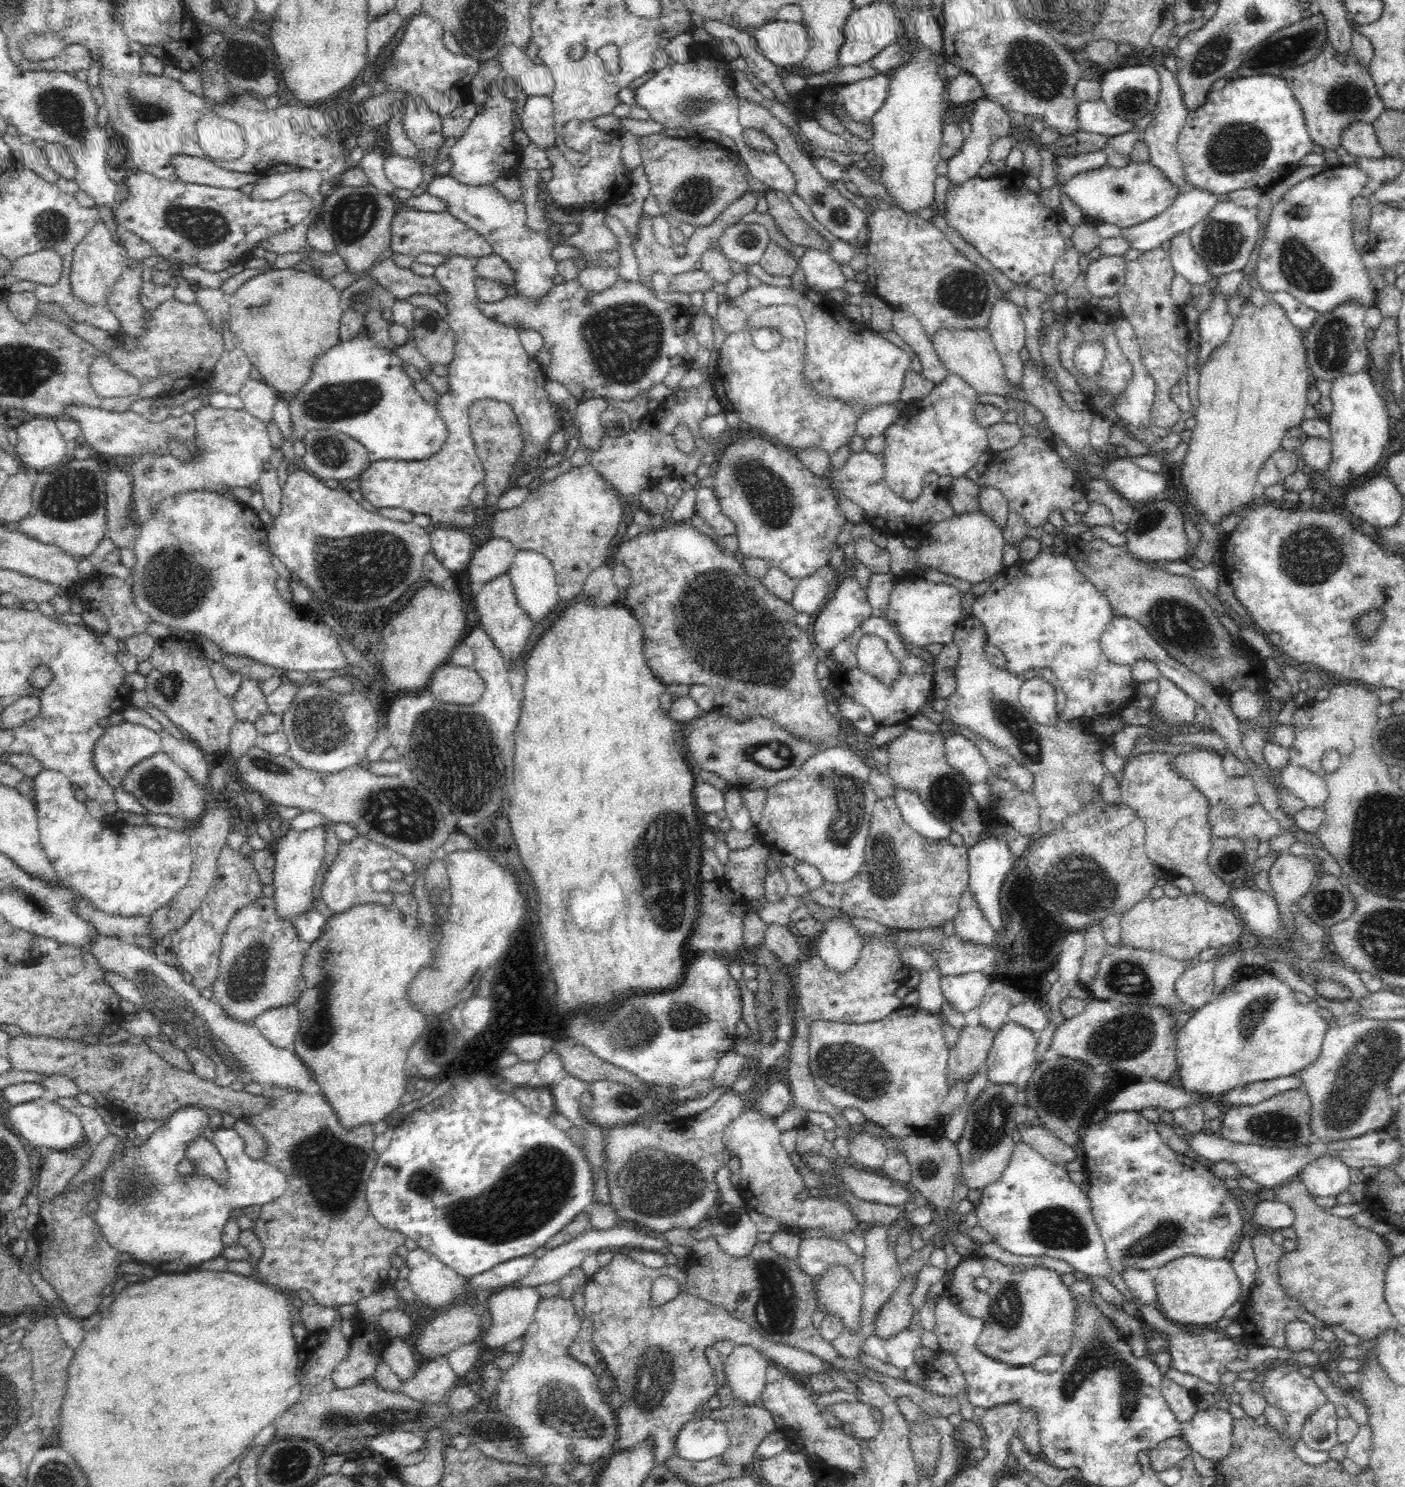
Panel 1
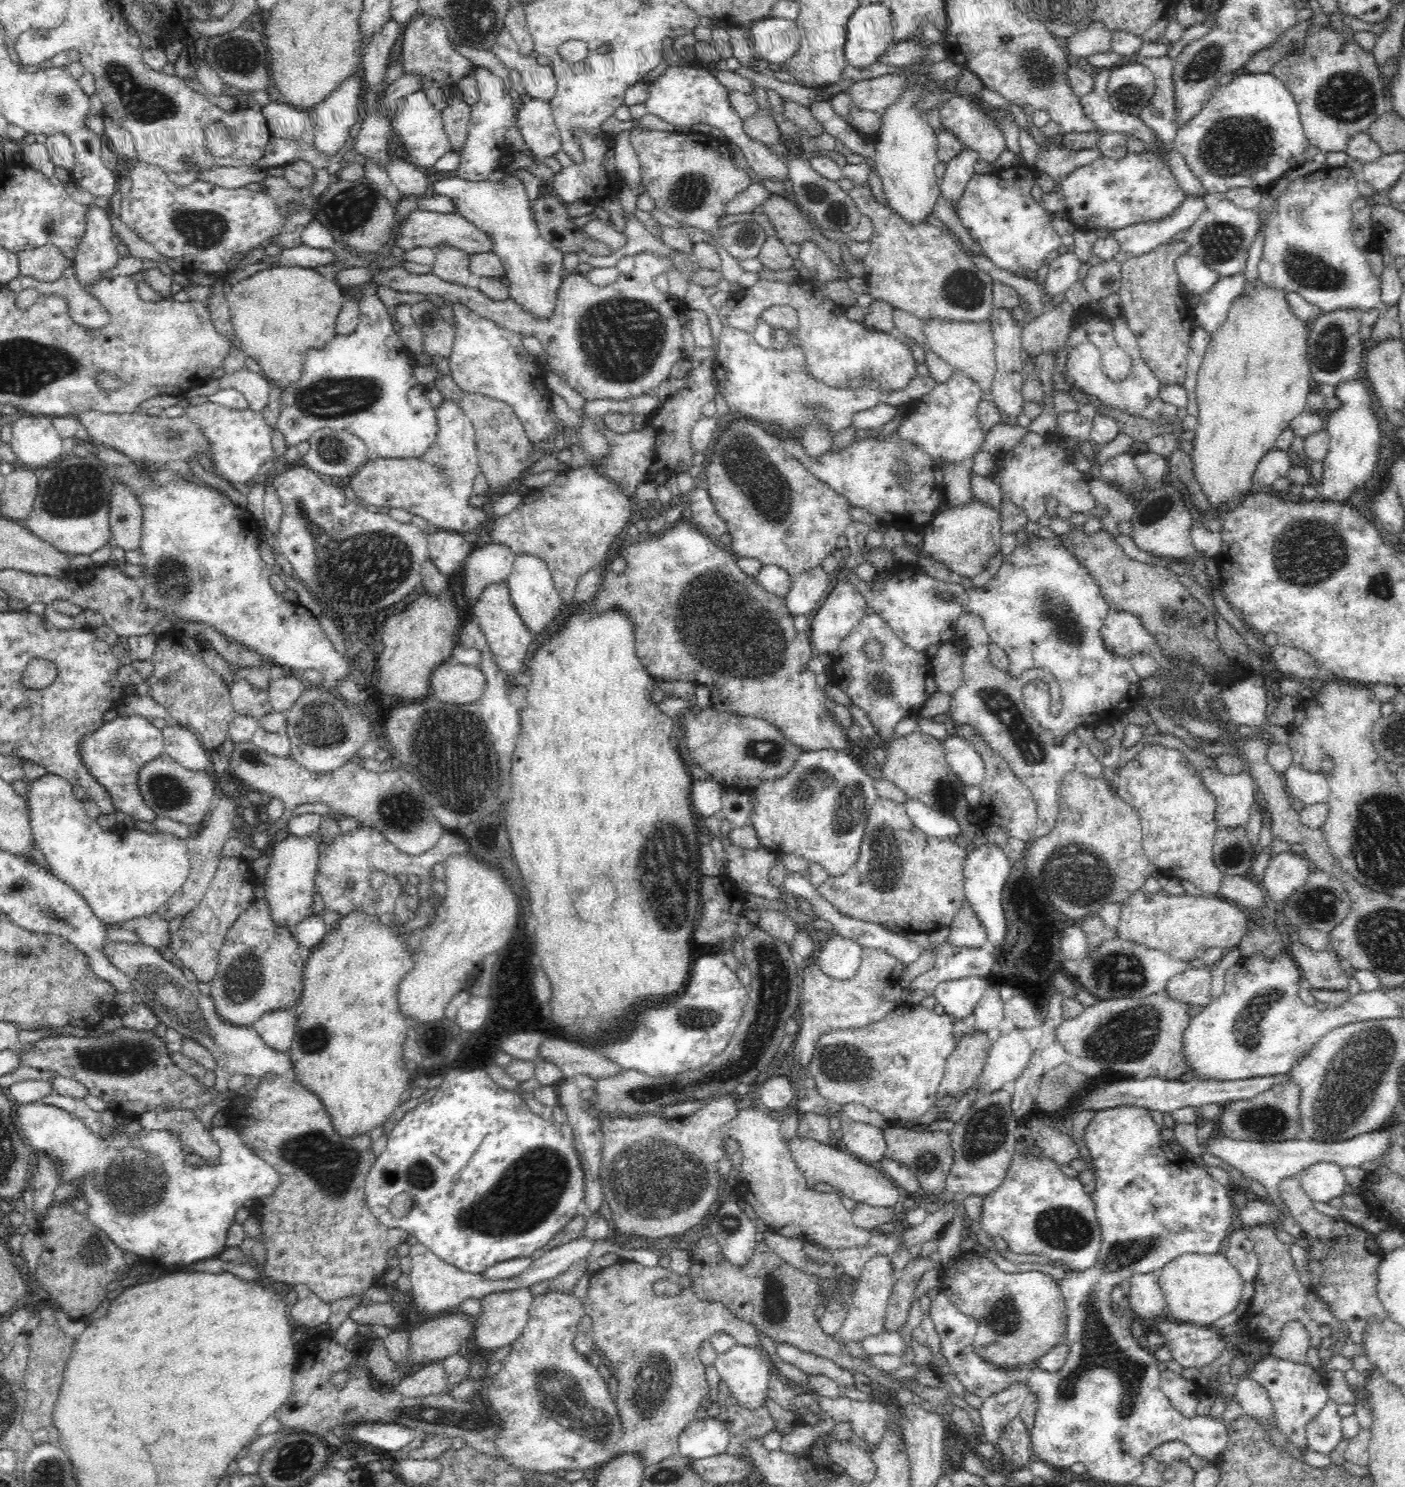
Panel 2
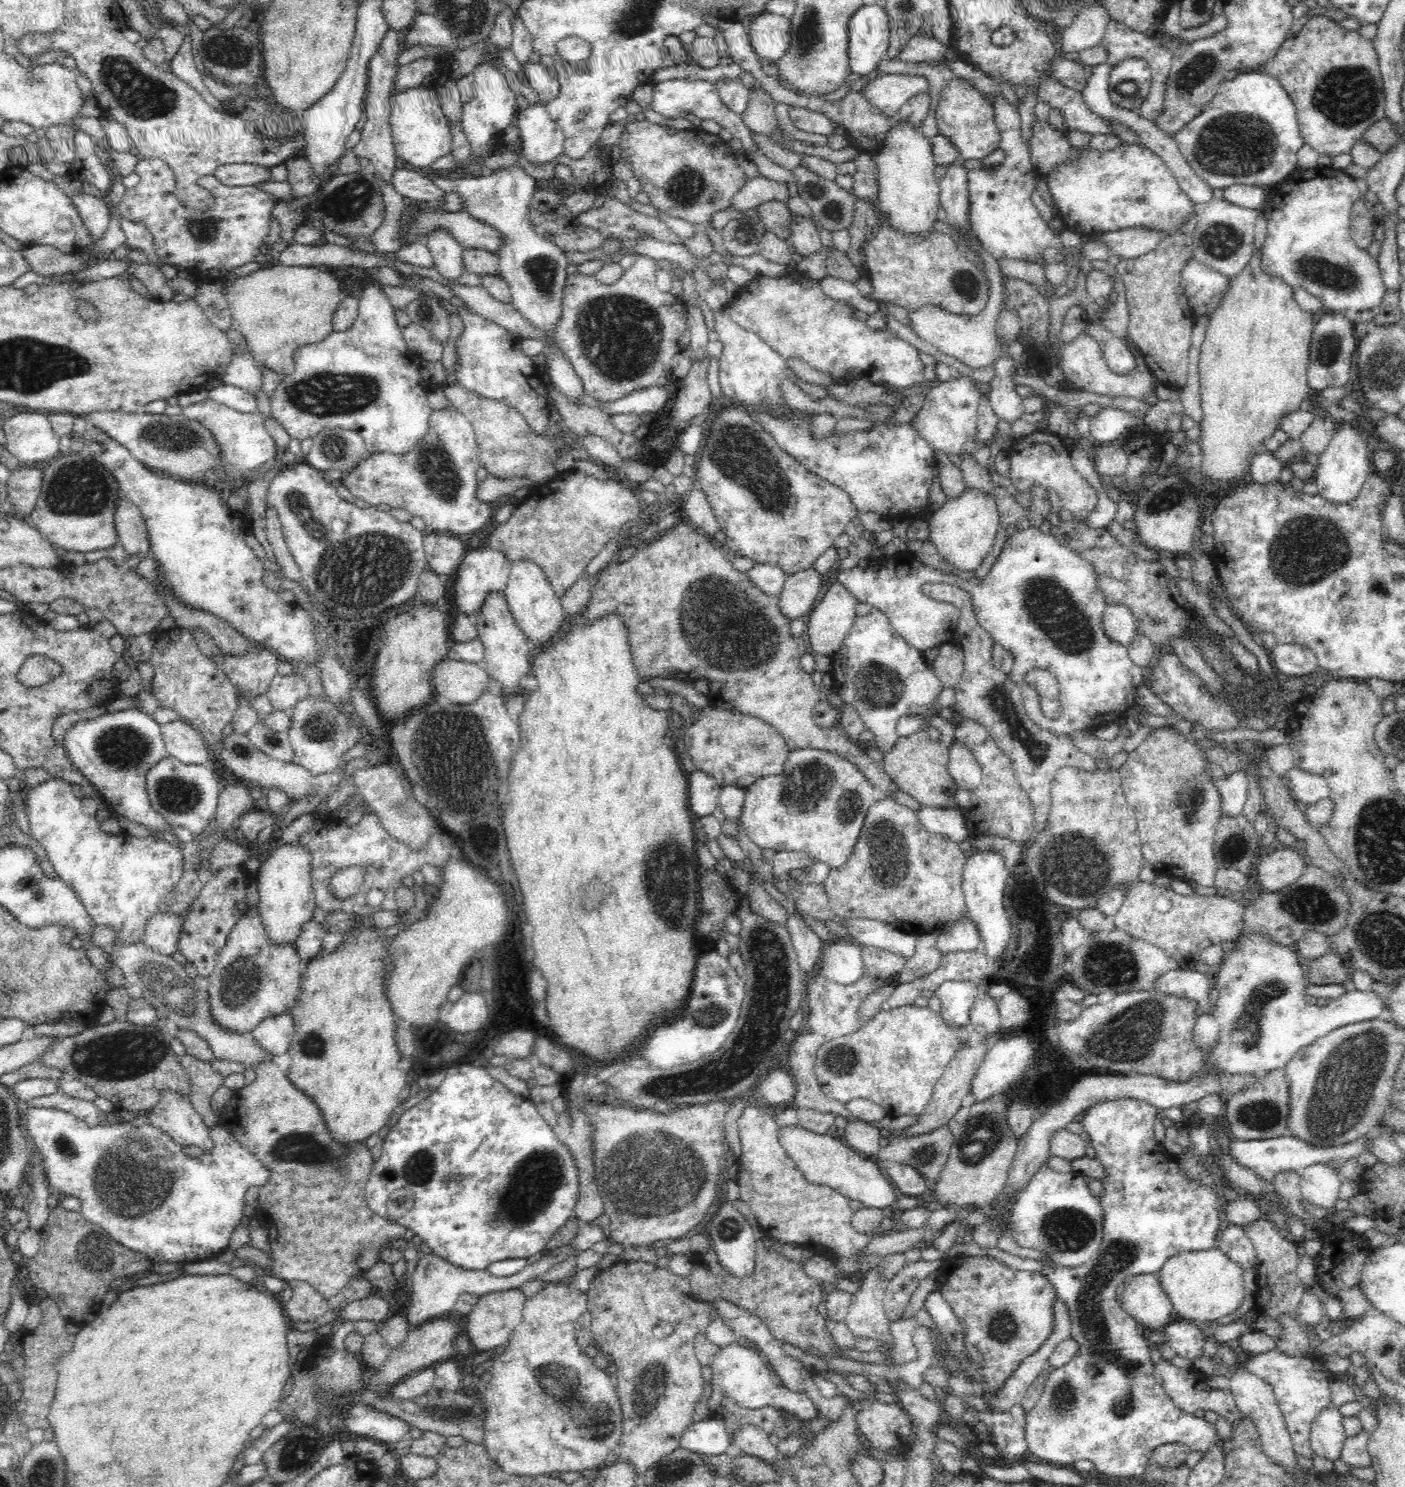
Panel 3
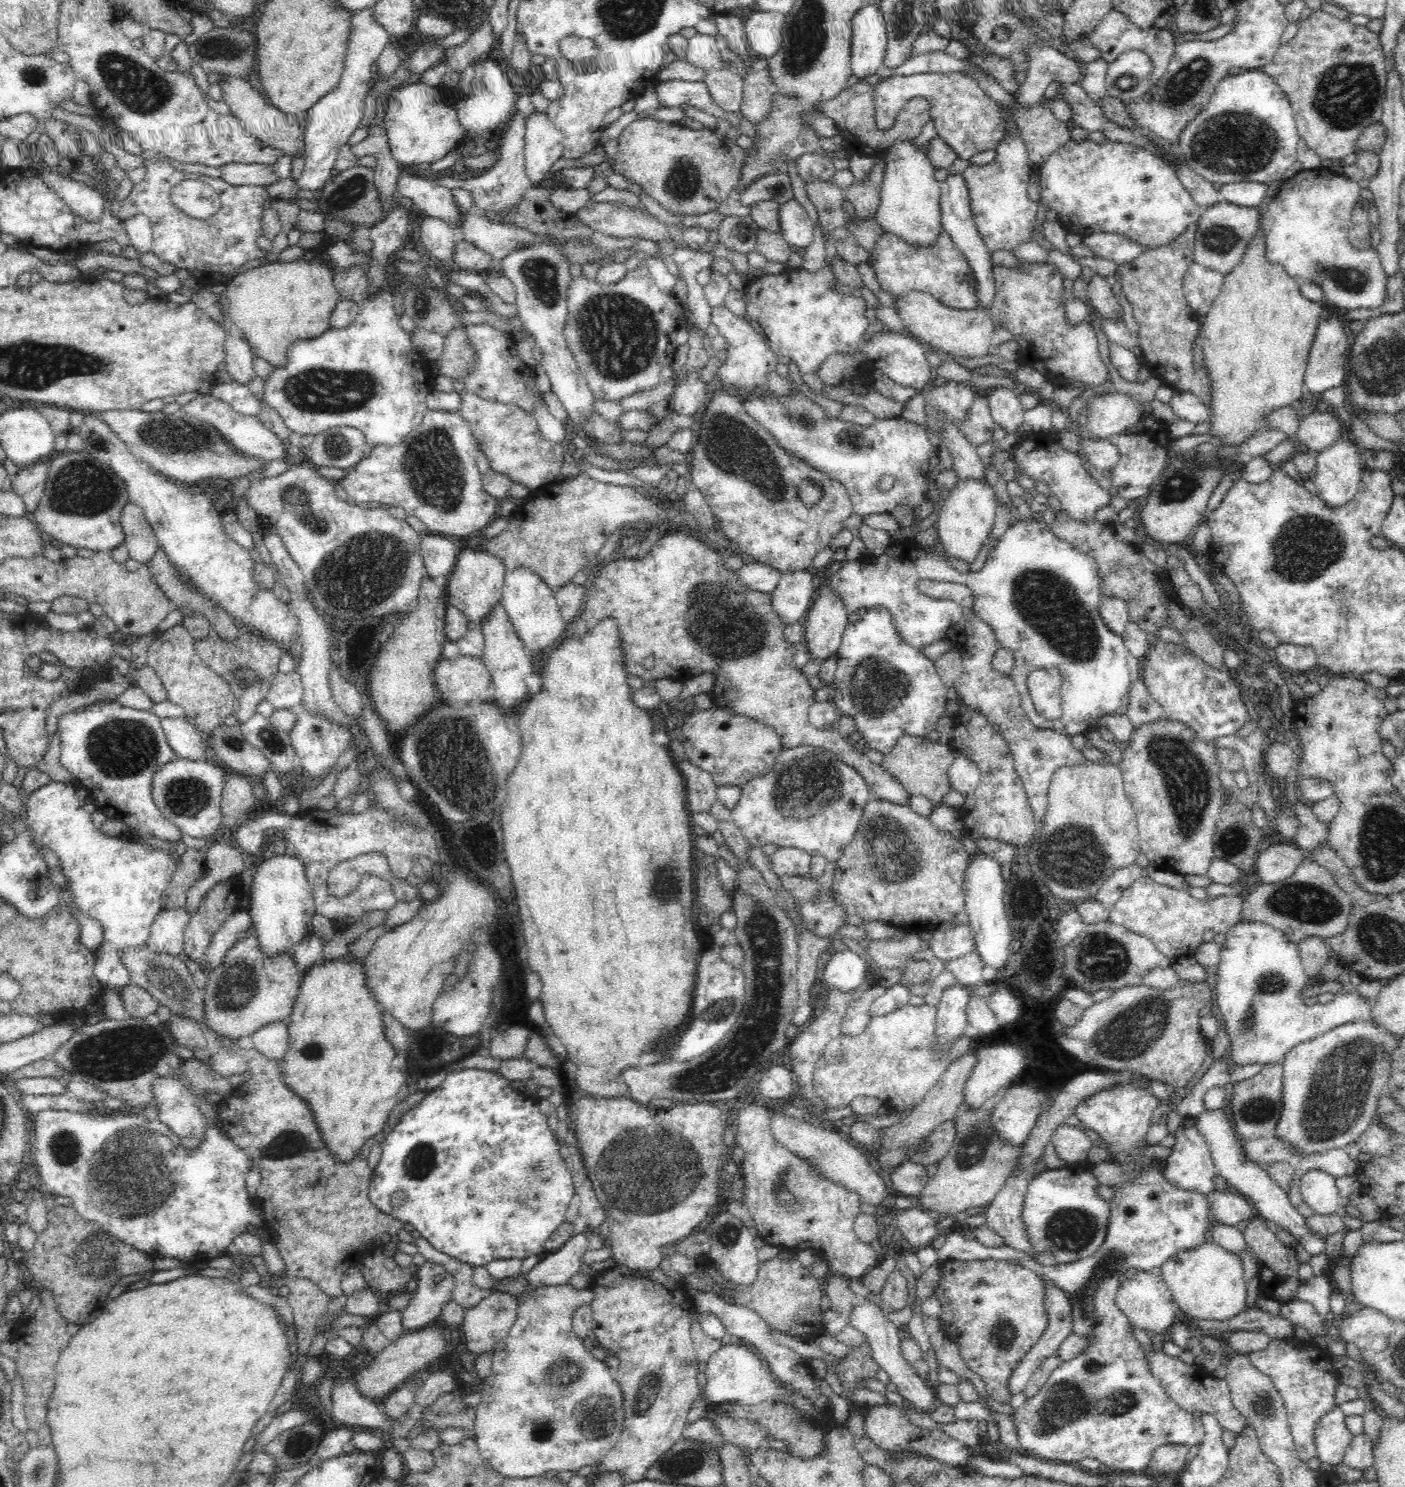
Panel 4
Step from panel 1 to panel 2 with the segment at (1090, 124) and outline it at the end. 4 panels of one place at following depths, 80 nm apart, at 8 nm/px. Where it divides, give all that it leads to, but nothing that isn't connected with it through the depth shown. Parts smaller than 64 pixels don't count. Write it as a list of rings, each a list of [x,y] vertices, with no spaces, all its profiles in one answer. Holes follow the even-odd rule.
[[[1104,67],[1100,72],[1094,75],[1094,90],[1092,90],[1090,94],[1086,94],[1086,96],[1079,99],[1084,109],[1084,114],[1091,118],[1097,130],[1101,131],[1102,134],[1107,132],[1120,132],[1120,134],[1125,135],[1130,134],[1133,138],[1142,140],[1147,145],[1146,150],[1153,150],[1154,147],[1158,147],[1158,141],[1156,141],[1156,134],[1154,134],[1154,131],[1150,130],[1139,116],[1118,112],[1112,108],[1106,94],[1106,85],[1111,69],[1111,67]]]

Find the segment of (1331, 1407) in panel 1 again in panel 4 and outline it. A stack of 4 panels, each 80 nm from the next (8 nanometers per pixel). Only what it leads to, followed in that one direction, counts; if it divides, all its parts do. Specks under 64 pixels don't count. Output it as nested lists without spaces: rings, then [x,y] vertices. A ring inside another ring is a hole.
[[[1341,1407],[1329,1410],[1316,1425],[1317,1457],[1322,1462],[1335,1467],[1343,1459],[1354,1436],[1350,1435],[1345,1423],[1347,1416],[1341,1411]]]

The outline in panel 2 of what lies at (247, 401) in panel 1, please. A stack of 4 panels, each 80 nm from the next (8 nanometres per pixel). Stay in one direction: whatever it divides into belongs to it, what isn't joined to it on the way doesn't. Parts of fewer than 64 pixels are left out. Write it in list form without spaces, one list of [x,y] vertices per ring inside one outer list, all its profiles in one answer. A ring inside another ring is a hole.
[[[246,367],[239,372],[219,376],[215,375],[201,386],[188,389],[183,398],[189,399],[196,396],[211,395],[216,391],[224,389],[236,389],[244,395],[244,399],[250,403],[250,409],[262,413],[266,406],[268,407],[268,391],[271,383],[260,374],[250,372]]]

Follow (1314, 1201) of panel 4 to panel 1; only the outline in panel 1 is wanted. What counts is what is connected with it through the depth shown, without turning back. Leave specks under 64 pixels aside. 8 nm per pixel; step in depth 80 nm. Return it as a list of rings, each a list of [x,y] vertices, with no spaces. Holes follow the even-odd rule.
[[[1323,1154],[1312,1159],[1300,1172],[1300,1180],[1315,1196],[1338,1196],[1350,1186],[1350,1167],[1340,1157]]]

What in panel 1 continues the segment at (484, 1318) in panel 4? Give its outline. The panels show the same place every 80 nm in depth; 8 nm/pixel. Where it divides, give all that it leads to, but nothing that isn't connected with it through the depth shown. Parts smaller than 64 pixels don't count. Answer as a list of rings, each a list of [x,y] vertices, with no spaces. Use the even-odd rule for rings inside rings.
[[[506,1286],[497,1291],[491,1291],[484,1297],[486,1298],[486,1307],[489,1308],[491,1314],[480,1340],[483,1345],[487,1345],[490,1348],[504,1347],[509,1342],[522,1338],[529,1325],[534,1321],[538,1304],[543,1298],[536,1291],[536,1287],[527,1286]]]

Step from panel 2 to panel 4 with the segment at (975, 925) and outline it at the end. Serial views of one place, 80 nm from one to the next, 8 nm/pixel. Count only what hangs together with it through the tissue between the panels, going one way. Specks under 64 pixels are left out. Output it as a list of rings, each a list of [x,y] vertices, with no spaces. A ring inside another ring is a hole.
[[[968,923],[956,925],[953,929],[945,931],[937,927],[928,930],[928,933],[931,938],[930,947],[943,965],[970,954],[976,948],[974,932]]]

